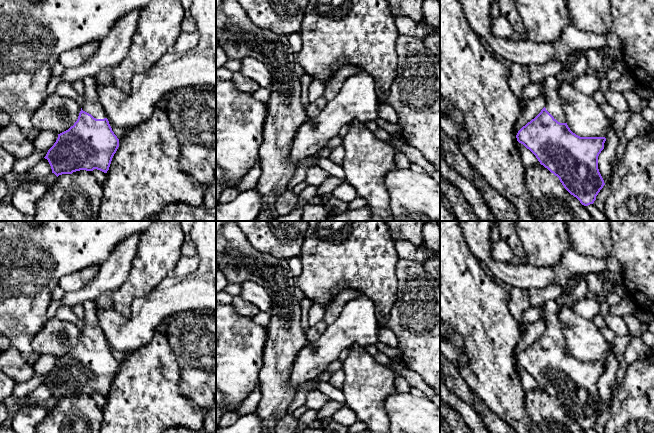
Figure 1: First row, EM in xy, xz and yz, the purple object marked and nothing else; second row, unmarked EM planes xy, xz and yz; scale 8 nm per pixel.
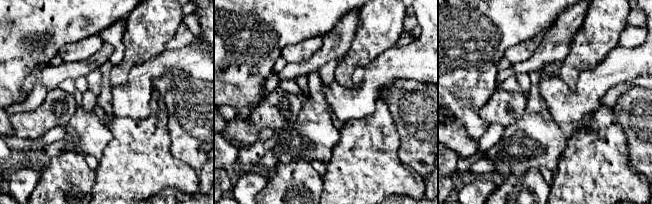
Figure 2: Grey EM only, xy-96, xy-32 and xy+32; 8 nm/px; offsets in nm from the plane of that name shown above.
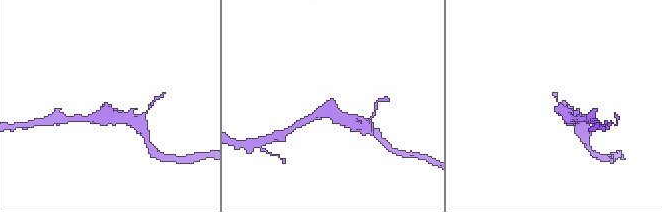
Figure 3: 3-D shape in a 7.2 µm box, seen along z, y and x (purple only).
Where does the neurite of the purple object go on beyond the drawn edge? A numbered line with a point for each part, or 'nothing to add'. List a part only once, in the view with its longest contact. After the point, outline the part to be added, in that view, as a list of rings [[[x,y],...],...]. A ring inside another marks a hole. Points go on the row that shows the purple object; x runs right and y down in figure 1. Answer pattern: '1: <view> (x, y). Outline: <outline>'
1: xy (89, 102). Outline: [[[86,80],[84,83],[85,93],[80,99],[83,111],[91,114],[96,119],[106,118],[105,112],[98,101],[97,86],[95,80]]]

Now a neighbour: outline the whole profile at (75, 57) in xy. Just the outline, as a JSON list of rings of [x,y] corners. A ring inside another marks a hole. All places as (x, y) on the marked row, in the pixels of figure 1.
[[[98,42],[86,43],[75,49],[63,52],[59,56],[59,62],[65,68],[78,67],[85,63],[98,49]]]

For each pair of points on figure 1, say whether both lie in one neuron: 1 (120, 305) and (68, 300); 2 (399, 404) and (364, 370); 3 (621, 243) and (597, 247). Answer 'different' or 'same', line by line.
1: different
2: different
3: different

